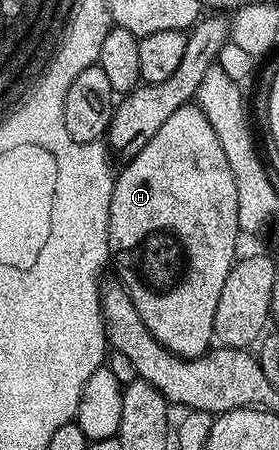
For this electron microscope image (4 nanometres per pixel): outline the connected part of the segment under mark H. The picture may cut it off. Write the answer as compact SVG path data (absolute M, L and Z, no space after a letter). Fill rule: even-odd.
M194 102L187 103L181 109L177 109L177 113L170 115L169 121L165 121L165 125L161 125L161 129L157 129L157 133L153 133L149 145L145 145L145 149L141 149L141 153L137 153L132 159L126 160L124 167L127 168L116 174L115 188L111 194L111 204L109 205L109 245L111 246L113 267L115 263L116 272L114 271L114 274L129 293L129 297L133 297L133 305L137 305L137 313L141 313L141 321L145 321L149 333L153 337L157 337L159 344L168 347L172 353L183 359L196 359L198 355L204 355L212 346L213 319L216 314L217 301L220 300L225 277L229 276L229 271L237 260L235 250L239 247L241 230L238 225L237 192L232 170L229 169L224 150L221 149L221 144L217 141L213 126L210 125L202 109Z

